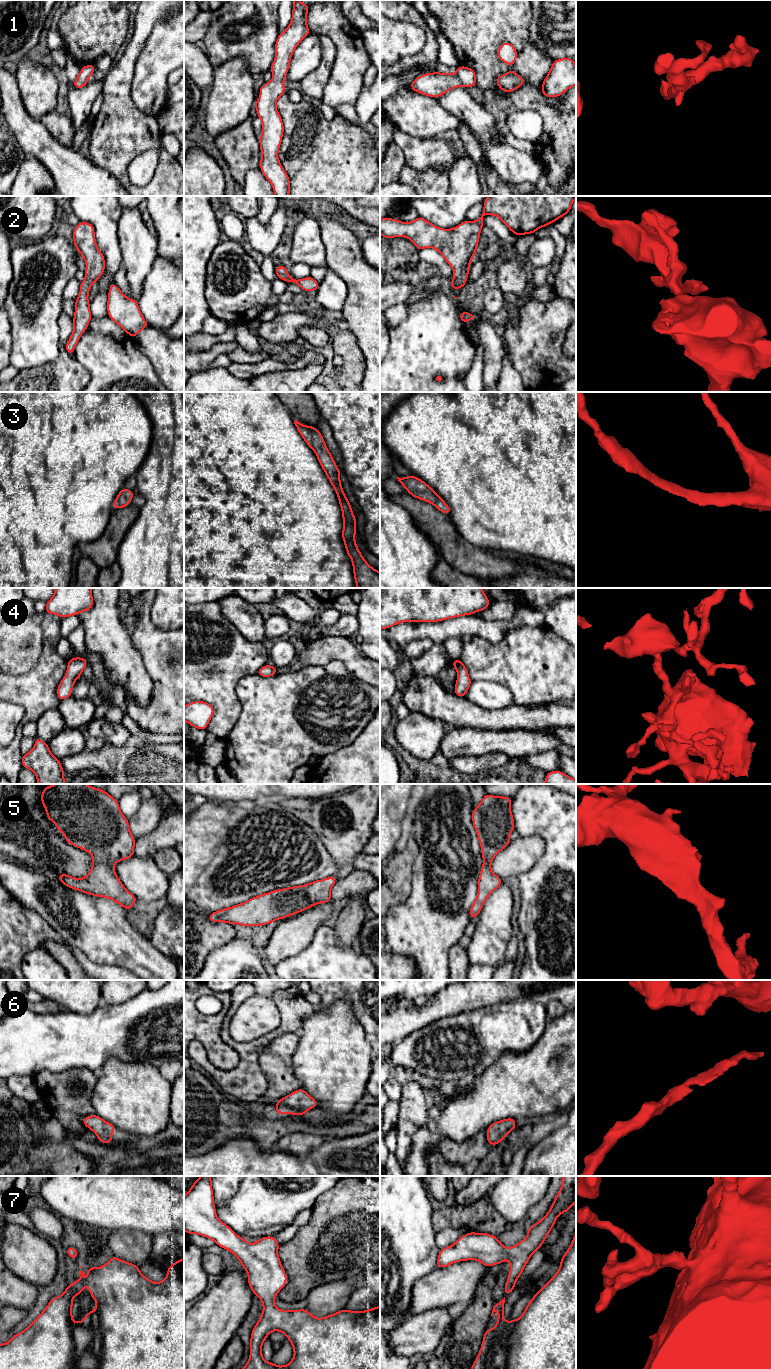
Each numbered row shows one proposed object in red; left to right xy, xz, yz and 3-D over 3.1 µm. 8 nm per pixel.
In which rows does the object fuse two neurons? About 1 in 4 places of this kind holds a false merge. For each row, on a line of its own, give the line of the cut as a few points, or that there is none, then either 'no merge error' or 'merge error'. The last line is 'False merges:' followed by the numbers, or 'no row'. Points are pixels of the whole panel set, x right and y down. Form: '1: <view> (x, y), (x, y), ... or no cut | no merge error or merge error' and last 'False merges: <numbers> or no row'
1: no cut | no merge error
2: no cut | no merge error
3: no cut | no merge error
4: no cut | no merge error
5: no cut | no merge error
6: no cut | no merge error
7: no cut | no merge error
False merges: no row

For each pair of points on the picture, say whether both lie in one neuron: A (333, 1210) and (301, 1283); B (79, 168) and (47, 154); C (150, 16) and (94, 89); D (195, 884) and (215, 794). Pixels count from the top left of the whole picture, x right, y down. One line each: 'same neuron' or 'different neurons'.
A: same neuron
B: same neuron
C: different neurons
D: different neurons

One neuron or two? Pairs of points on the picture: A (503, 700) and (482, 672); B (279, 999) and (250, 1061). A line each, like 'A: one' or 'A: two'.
A: two
B: one

